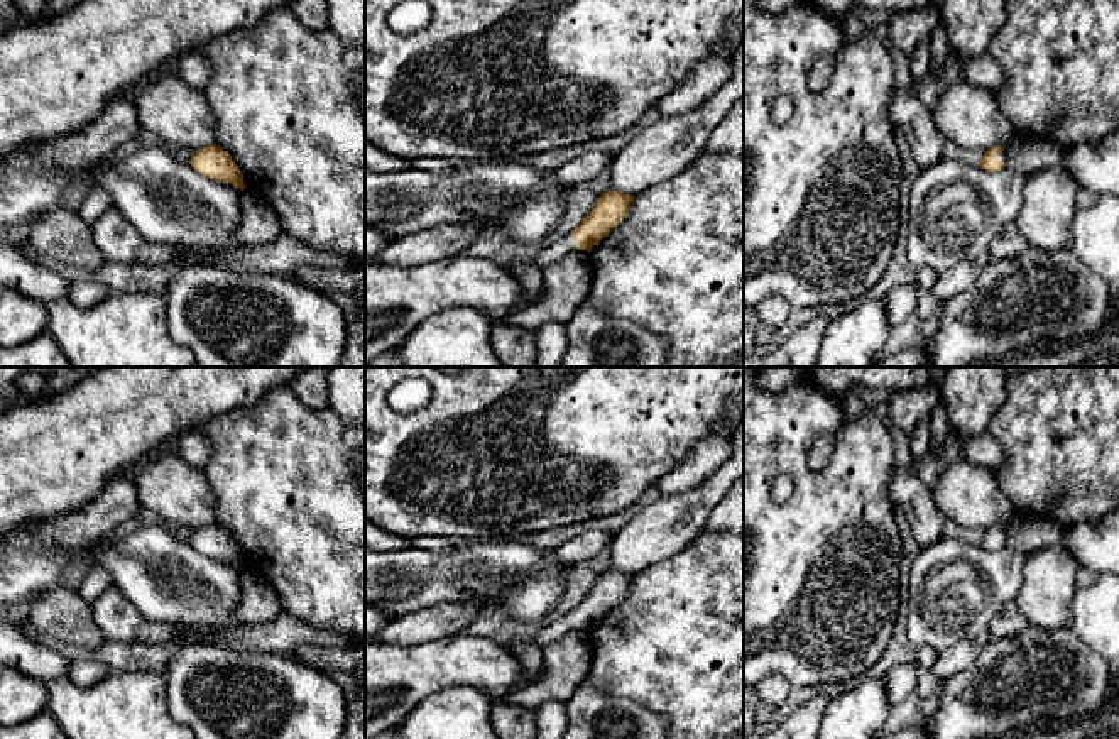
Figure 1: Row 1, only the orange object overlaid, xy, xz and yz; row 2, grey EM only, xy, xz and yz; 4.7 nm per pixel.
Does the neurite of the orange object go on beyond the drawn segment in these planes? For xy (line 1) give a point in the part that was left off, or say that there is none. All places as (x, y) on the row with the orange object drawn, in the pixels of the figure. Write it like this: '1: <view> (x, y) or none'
1: none

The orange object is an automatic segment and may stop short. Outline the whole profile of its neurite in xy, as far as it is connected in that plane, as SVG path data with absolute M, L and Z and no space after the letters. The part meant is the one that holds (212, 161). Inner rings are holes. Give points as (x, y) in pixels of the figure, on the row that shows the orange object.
M216 144L193 151L191 167L203 176L245 189L243 174L232 156Z

